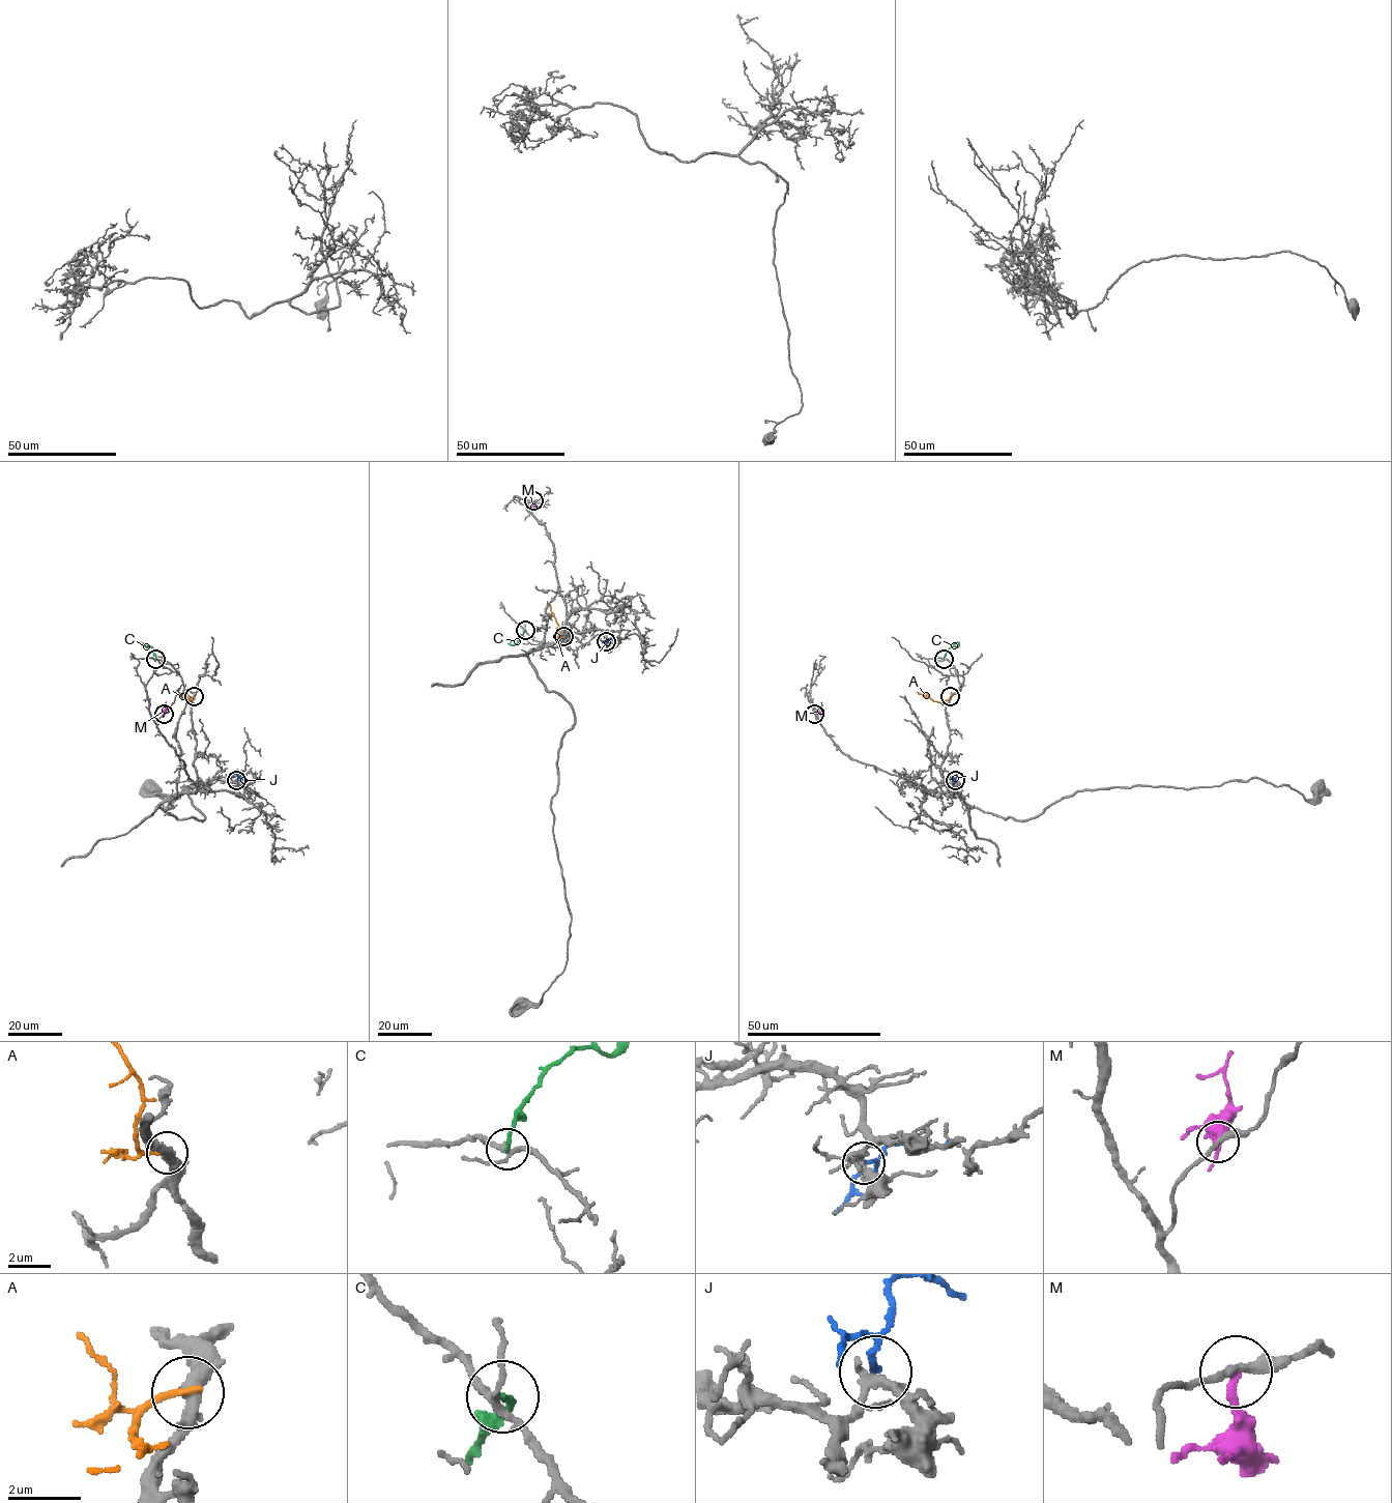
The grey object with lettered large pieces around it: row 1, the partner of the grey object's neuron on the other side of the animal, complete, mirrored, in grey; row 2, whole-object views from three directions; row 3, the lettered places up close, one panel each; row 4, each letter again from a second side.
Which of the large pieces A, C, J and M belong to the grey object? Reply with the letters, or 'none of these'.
J

